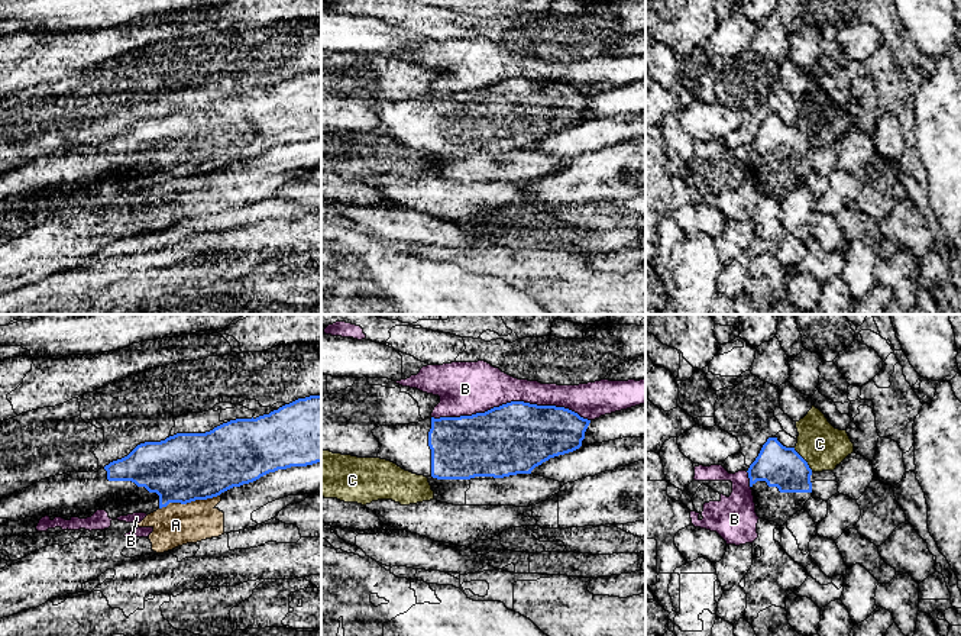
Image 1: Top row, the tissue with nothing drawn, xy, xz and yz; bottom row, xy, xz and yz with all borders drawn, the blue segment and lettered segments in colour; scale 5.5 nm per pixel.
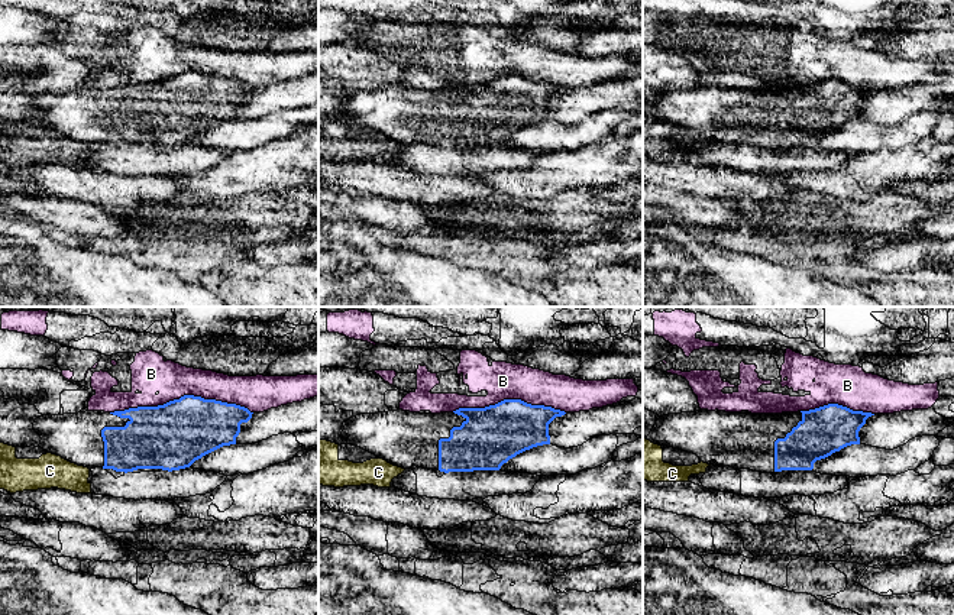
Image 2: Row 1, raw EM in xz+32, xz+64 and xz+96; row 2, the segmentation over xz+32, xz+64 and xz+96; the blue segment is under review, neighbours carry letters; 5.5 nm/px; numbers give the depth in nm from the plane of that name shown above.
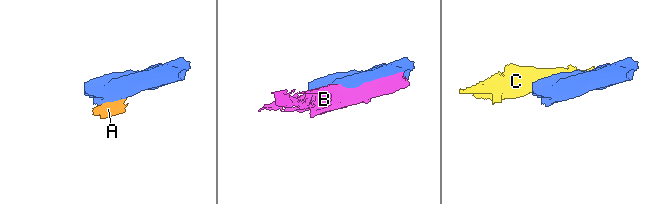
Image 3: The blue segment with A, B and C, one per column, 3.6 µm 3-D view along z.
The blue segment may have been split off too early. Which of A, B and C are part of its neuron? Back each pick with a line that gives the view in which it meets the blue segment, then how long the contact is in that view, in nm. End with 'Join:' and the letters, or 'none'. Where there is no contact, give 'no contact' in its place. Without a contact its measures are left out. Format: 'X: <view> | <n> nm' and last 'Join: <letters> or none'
Join: none

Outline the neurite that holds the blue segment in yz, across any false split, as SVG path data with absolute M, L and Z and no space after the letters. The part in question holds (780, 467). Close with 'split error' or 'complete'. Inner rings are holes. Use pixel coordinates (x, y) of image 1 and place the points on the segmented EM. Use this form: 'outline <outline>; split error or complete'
outline M777 438L767 439L747 472L757 516L779 526L812 497L812 469L795 448L783 446Z; split error

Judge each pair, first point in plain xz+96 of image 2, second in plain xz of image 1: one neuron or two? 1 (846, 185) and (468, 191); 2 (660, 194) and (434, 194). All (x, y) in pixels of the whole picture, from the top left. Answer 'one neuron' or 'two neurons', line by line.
1: two neurons
2: two neurons

